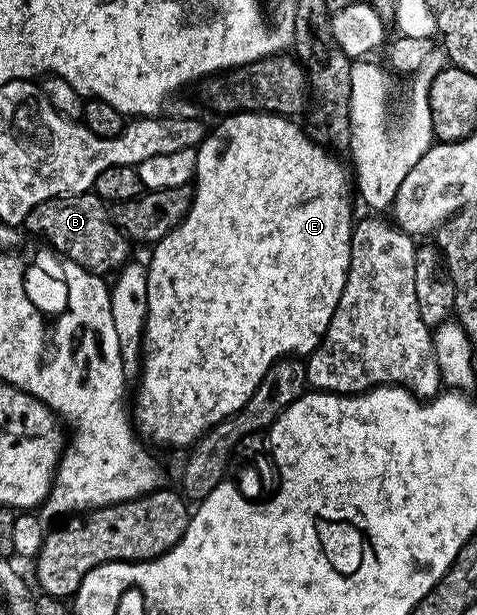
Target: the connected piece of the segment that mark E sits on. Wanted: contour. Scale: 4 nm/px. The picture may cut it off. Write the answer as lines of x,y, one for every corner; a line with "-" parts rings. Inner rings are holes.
227,114
220,121
214,130
212,127
211,133
201,145
196,147
197,173
192,187
193,203
187,216
152,247
153,255
147,258
147,320
141,341
141,372
136,383
137,403
131,406
131,418
142,439
150,438
161,446
192,447
212,426
245,407
255,388
259,388
259,380
263,380
277,359
312,354
327,332
329,315
335,312
337,298
343,296
351,260
355,186
350,171
345,171
344,164
333,155
336,153
310,138
304,125
296,126
292,117
283,114

